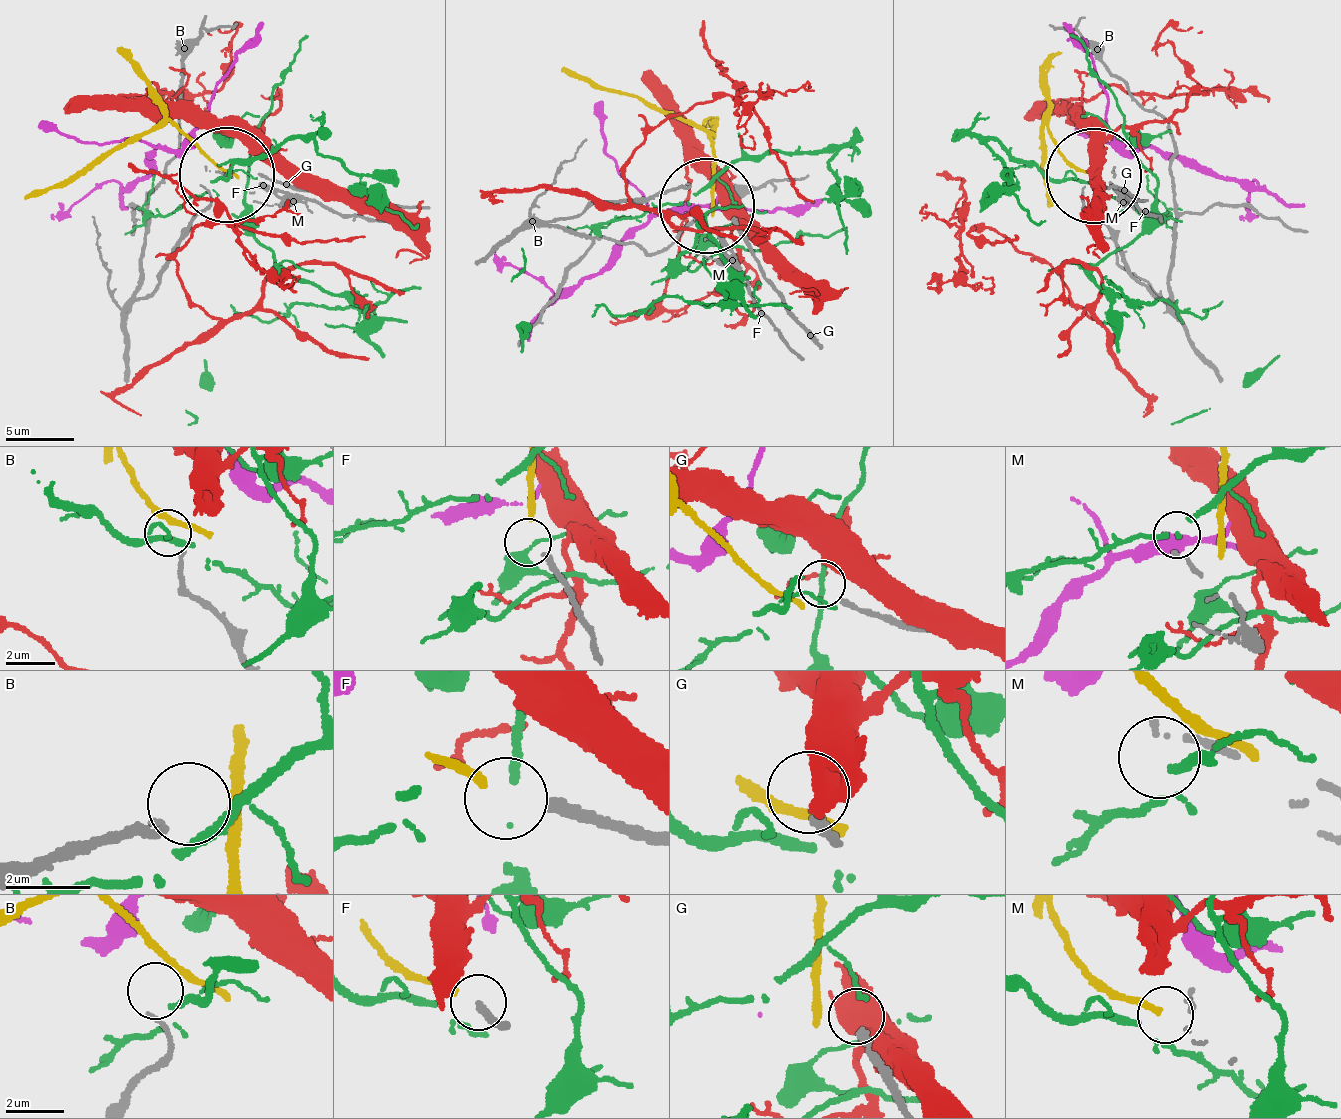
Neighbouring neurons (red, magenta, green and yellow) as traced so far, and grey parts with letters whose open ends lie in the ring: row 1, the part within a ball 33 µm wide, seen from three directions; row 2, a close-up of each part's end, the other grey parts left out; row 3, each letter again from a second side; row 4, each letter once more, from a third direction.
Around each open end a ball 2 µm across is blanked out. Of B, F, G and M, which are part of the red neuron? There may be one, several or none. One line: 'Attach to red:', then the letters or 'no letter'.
Attach to red: no letter

